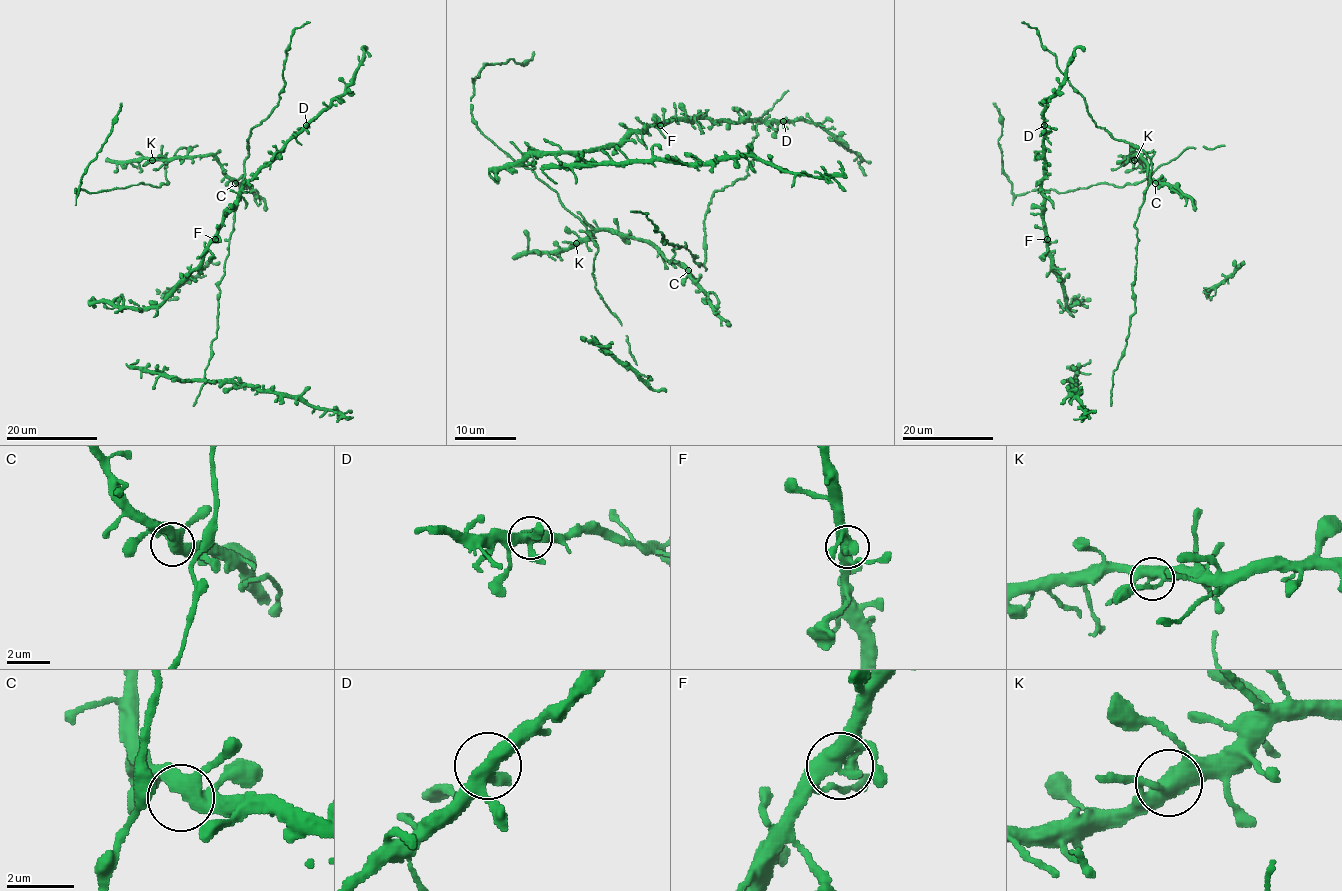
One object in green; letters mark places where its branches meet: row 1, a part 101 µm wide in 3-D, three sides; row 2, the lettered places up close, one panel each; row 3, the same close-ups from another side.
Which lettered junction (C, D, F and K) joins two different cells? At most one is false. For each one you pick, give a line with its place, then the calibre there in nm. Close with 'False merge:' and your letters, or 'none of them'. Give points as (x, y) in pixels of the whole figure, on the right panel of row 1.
False merge: none of them

